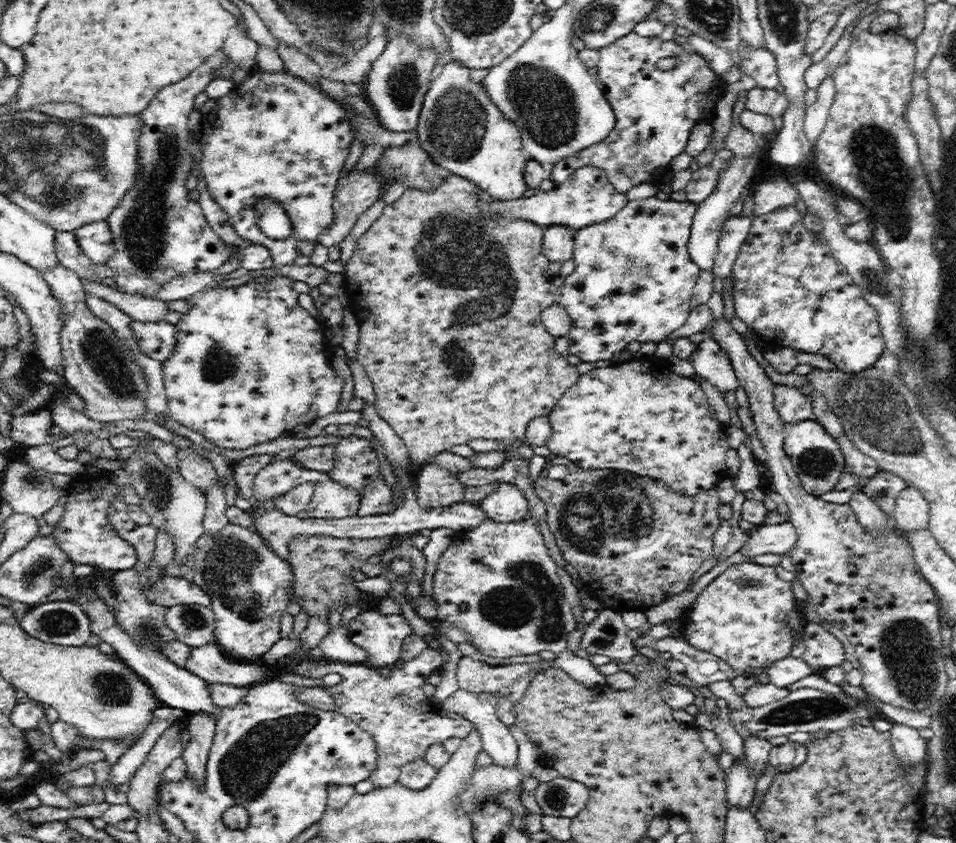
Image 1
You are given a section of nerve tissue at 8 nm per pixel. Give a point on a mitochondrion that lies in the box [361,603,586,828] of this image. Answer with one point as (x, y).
(557, 798)

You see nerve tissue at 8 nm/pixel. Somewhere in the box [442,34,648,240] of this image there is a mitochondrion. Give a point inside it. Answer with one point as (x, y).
(546, 106)

